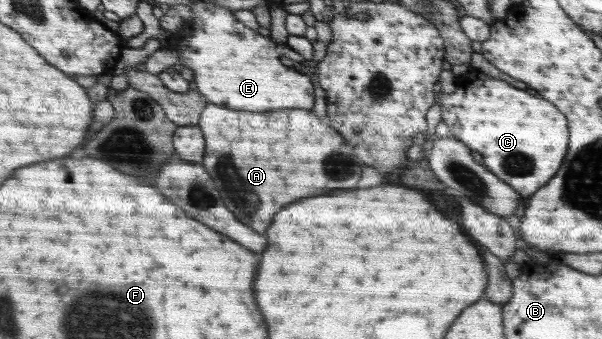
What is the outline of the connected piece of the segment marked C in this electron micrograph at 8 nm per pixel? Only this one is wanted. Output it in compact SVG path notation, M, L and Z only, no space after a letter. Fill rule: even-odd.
M472 71L466 74L470 90L456 87L451 94L442 94L440 97L440 108L442 120L448 124L452 136L462 138L466 146L480 152L484 156L484 166L488 170L494 170L498 178L502 178L514 190L517 190L522 198L530 197L541 189L546 182L558 172L562 161L568 151L568 120L563 111L559 111L549 100L540 96L530 96L524 90L518 90L506 81Z

